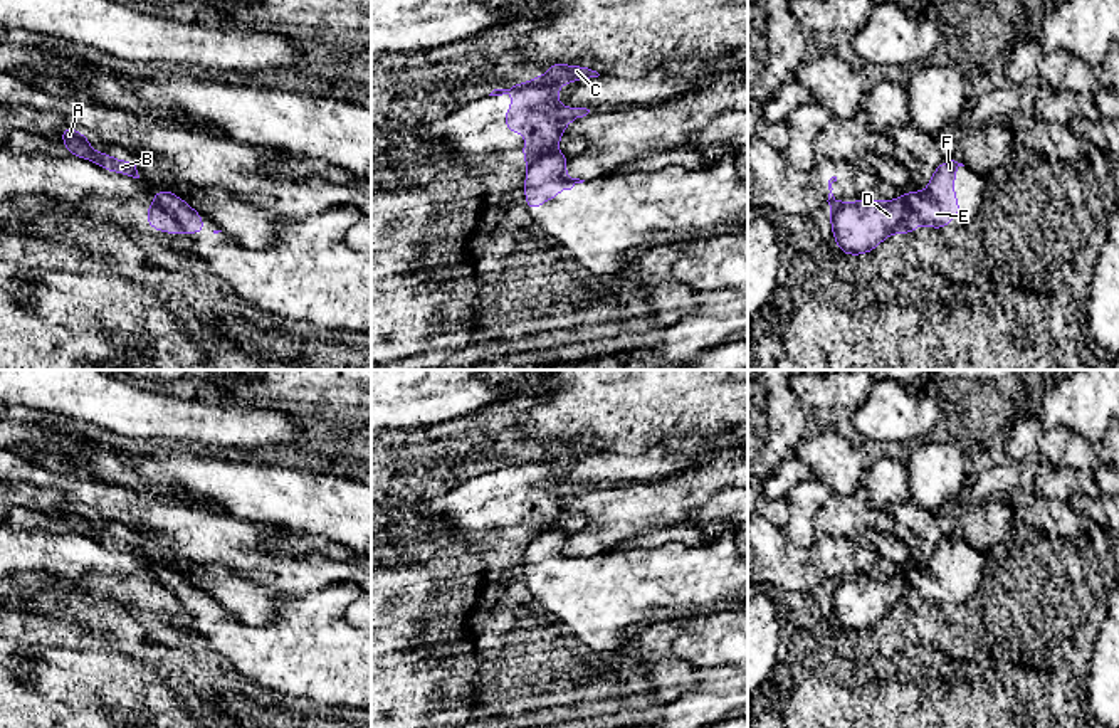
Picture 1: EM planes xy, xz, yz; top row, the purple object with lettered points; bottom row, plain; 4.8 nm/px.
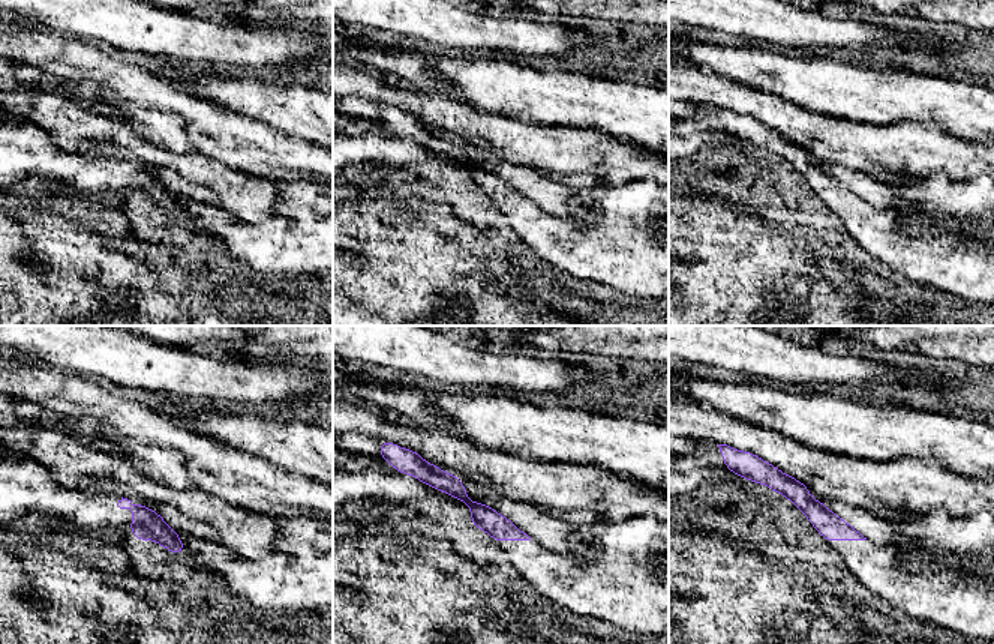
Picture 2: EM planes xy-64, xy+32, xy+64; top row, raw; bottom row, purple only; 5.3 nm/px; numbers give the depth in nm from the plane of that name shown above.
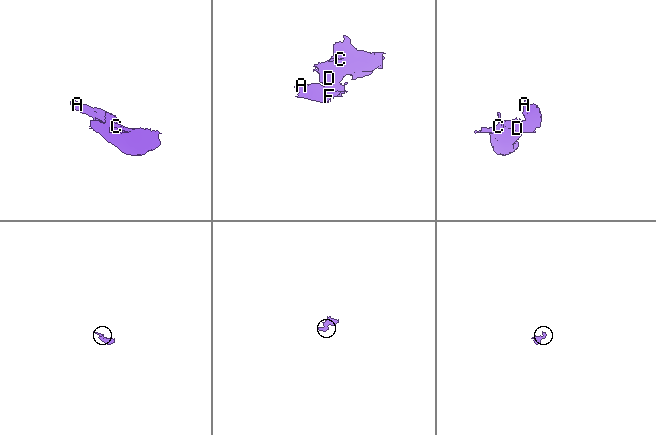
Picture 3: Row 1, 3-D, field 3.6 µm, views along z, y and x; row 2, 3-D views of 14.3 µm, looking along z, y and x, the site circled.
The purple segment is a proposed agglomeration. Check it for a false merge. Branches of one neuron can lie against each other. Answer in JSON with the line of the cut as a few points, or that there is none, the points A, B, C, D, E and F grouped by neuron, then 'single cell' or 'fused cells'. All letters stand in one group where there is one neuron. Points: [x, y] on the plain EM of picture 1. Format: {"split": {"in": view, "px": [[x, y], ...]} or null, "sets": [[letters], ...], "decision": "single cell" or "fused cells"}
{"split": {"in": "xy", "px": [[153, 579], [175, 597], [178, 607]]}, "sets": [["A", "B", "E", "F"], ["C", "D"]], "decision": "fused cells"}

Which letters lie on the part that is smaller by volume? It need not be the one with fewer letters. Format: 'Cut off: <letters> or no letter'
Cut off: A, B, E, F

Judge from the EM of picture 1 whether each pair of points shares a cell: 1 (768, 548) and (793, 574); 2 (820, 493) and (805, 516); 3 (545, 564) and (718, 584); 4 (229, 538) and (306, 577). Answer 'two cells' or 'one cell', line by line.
1: one cell
2: one cell
3: one cell
4: one cell

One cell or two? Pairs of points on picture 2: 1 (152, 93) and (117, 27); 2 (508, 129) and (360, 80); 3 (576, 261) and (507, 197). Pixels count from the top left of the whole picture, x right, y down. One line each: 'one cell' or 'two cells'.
1: two cells
2: one cell
3: one cell

